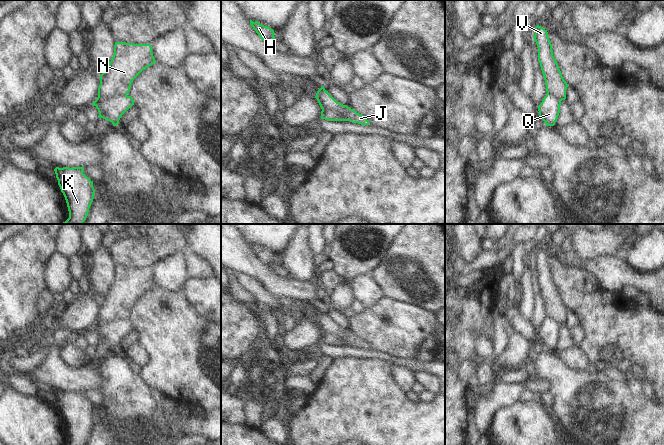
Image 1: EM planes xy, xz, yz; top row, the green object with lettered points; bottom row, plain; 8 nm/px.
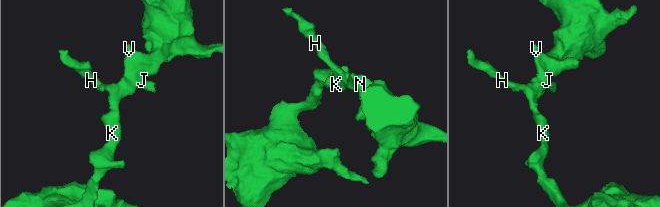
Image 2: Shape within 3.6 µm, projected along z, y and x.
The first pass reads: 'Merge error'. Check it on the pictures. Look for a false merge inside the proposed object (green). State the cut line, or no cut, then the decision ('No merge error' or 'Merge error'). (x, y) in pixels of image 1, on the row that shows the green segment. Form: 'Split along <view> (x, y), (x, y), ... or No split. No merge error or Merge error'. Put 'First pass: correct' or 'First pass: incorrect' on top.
First pass: correct
Split along xy (126, 95), (97, 98). Merge error.

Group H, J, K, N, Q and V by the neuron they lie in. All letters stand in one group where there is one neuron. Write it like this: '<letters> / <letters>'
H J K Q / N V

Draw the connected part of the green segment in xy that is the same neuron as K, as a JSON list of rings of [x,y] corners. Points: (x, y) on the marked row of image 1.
[[[84,167],[54,169],[69,211],[69,218],[62,224],[83,224],[88,216],[95,189],[93,181],[83,173],[83,170]]]

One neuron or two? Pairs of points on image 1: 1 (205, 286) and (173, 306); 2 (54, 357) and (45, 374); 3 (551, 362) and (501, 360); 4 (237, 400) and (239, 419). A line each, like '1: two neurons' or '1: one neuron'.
1: two neurons
2: one neuron
3: two neurons
4: one neuron

